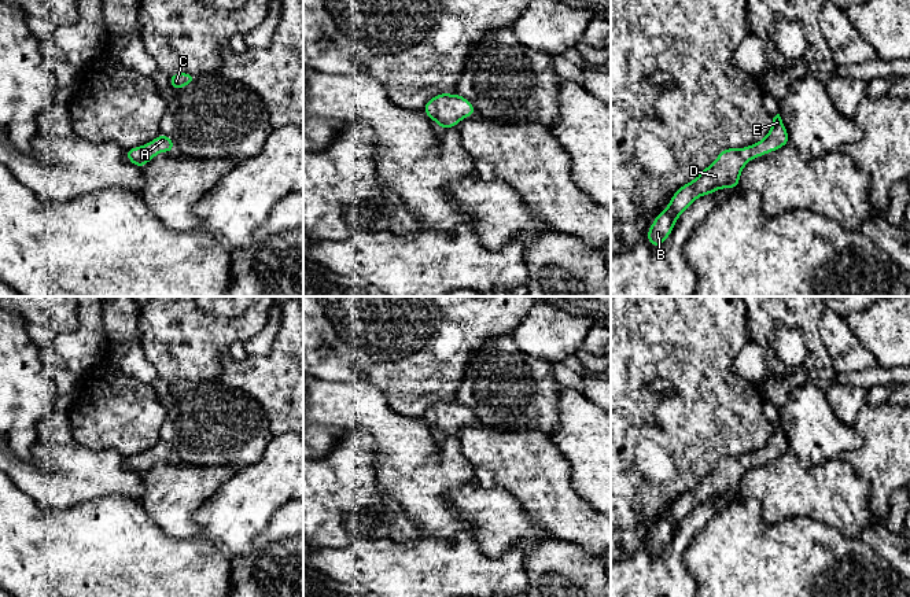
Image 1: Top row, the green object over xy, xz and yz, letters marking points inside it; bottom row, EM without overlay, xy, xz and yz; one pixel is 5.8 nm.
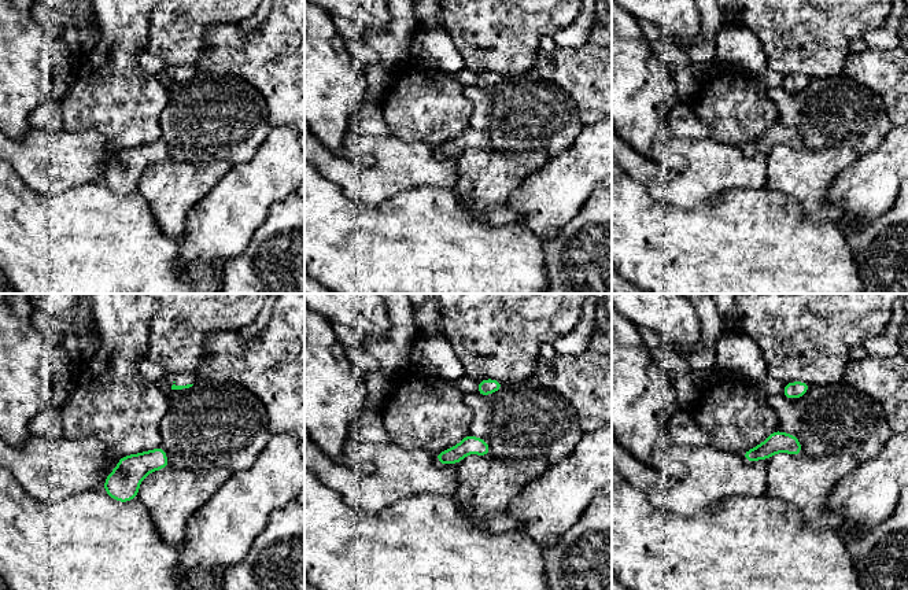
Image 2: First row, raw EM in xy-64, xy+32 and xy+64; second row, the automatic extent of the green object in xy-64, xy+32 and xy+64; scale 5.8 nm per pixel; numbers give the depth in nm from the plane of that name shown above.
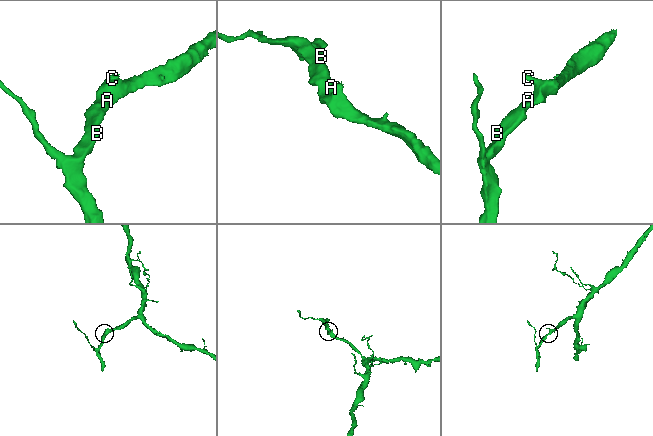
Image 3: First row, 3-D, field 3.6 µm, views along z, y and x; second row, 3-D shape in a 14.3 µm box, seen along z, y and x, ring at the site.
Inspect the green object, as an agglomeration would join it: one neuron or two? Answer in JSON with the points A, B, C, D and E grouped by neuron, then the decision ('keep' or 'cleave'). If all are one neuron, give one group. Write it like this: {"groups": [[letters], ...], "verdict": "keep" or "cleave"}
{"groups": [["A", "B", "C", "D", "E"]], "verdict": "keep"}

